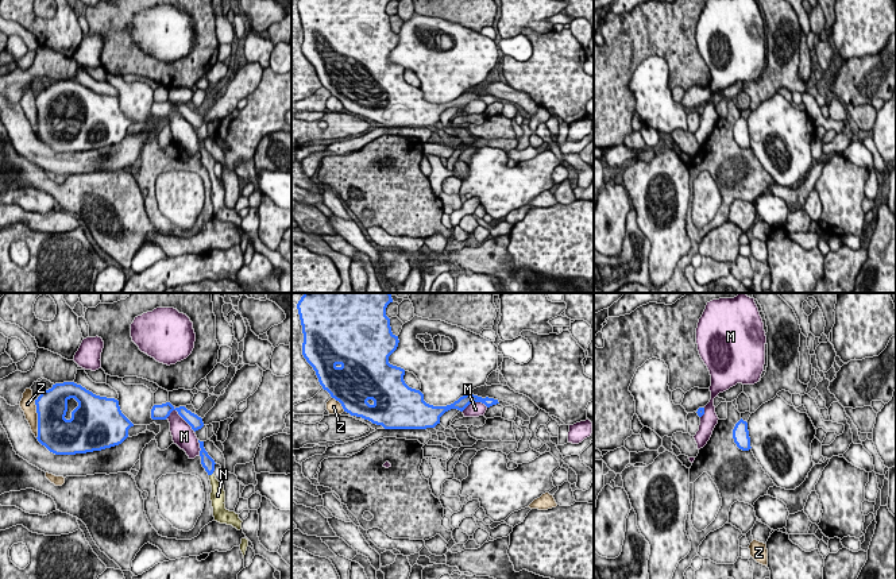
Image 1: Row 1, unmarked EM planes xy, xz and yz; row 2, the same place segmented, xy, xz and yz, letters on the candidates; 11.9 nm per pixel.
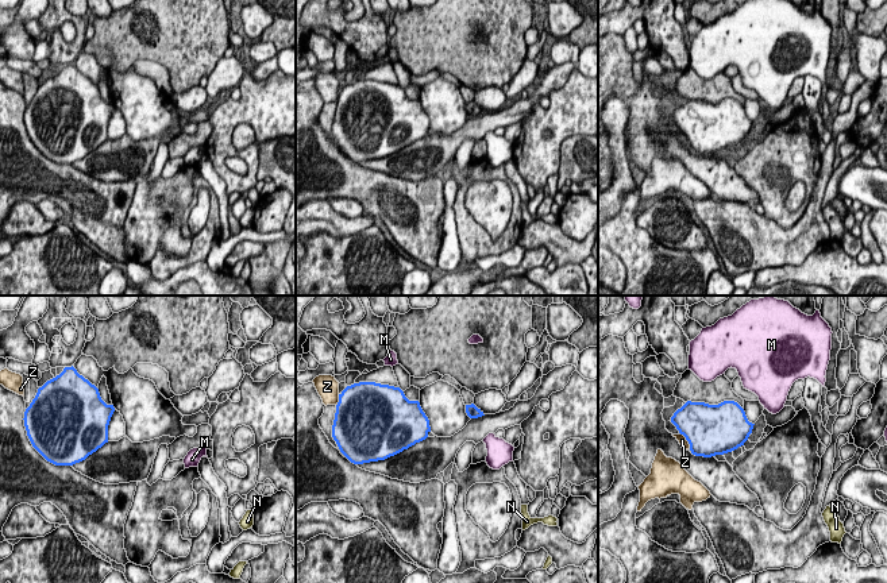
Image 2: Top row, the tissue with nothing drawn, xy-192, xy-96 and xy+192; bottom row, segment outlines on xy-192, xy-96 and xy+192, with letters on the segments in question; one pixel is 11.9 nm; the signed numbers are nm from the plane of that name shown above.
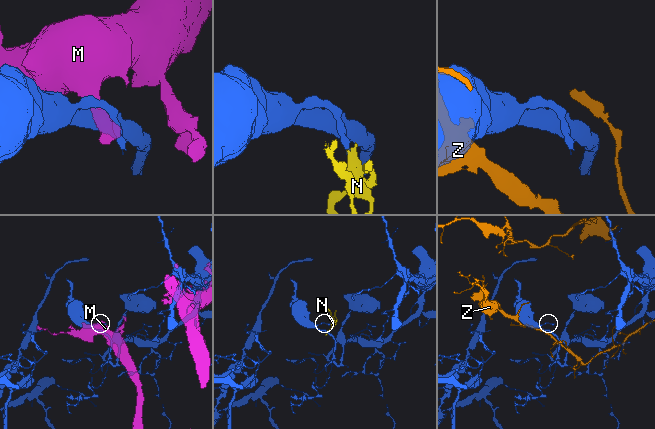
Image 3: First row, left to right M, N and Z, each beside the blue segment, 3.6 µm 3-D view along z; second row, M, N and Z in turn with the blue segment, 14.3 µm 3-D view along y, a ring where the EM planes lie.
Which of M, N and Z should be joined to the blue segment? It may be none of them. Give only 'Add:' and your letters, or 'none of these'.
Add: N

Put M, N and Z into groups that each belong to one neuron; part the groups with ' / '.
M / N / Z

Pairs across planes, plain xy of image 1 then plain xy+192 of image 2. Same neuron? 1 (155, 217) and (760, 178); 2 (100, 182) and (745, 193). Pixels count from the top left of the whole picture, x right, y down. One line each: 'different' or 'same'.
1: same
2: different

